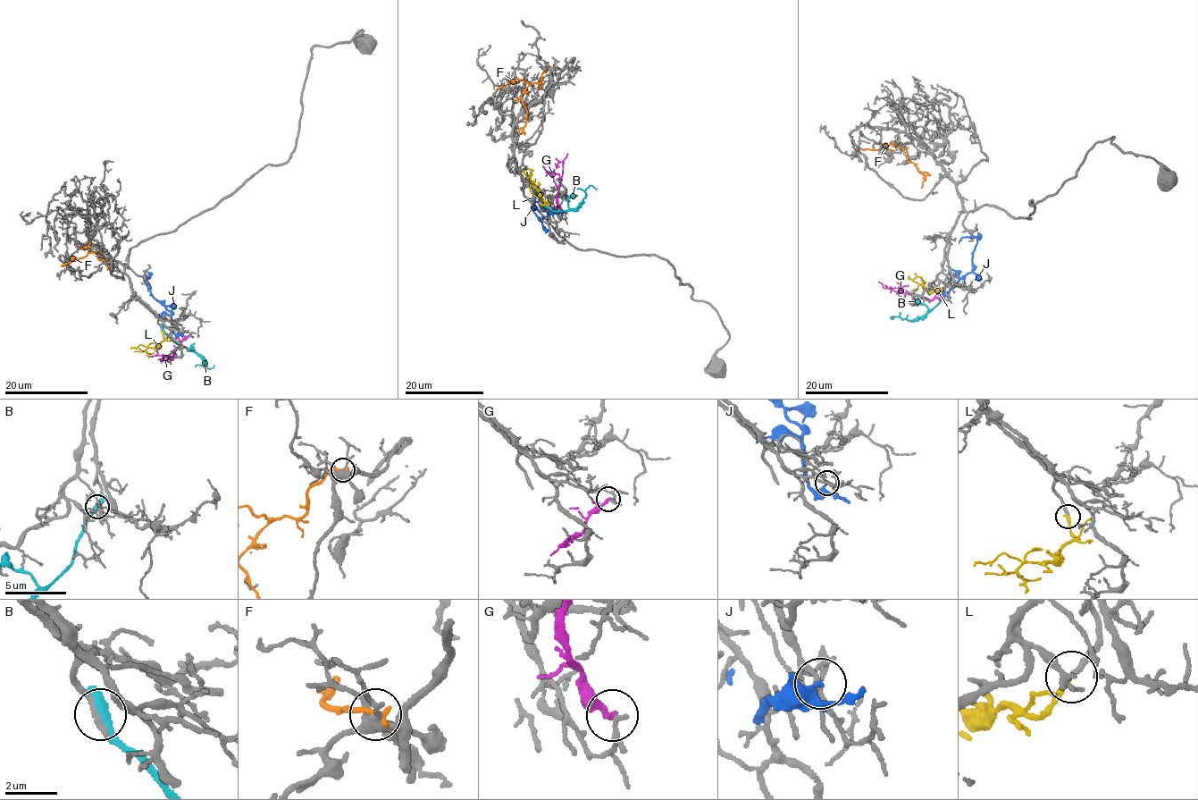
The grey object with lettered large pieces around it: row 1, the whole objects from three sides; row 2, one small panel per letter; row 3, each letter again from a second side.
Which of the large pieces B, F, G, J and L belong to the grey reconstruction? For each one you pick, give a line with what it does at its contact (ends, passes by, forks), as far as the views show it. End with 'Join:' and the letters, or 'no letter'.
L: it ends
Join: L

